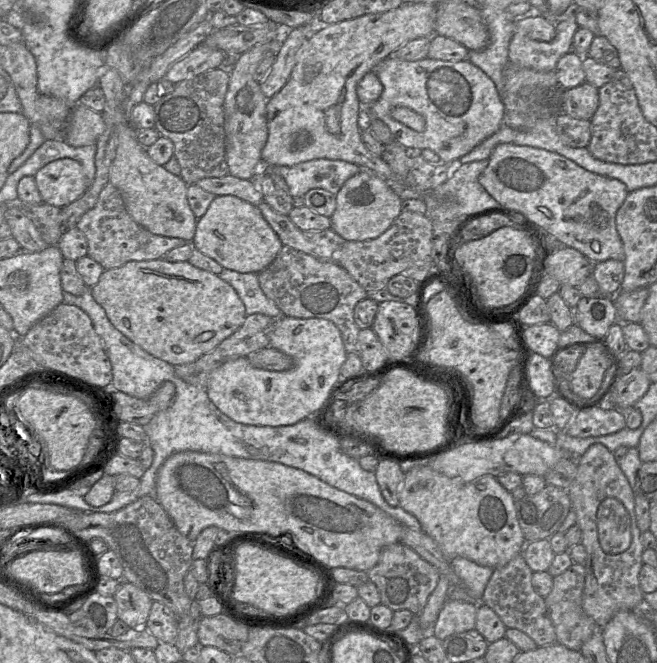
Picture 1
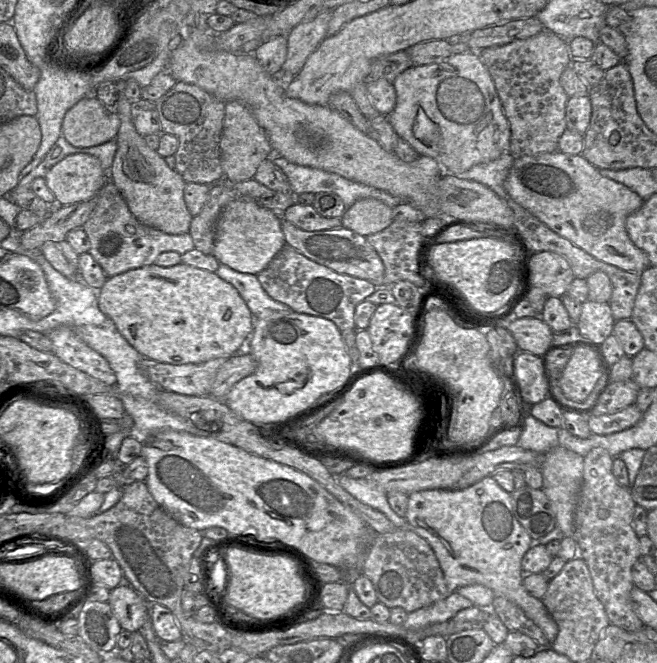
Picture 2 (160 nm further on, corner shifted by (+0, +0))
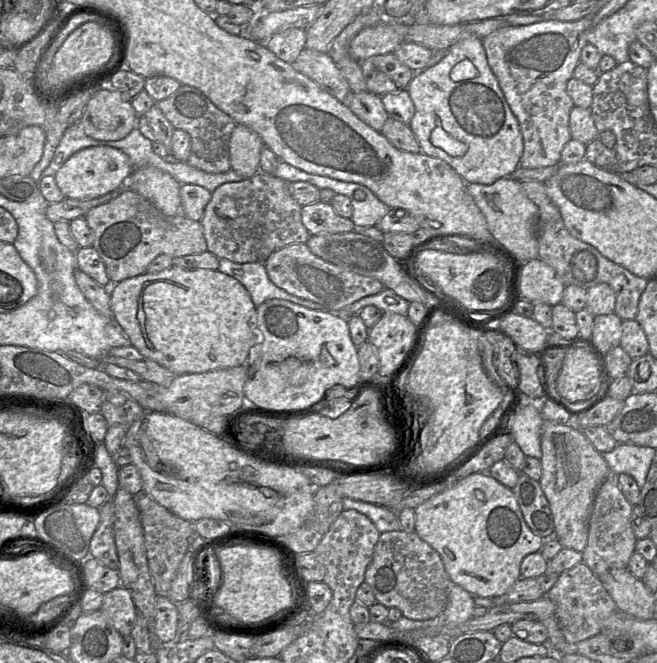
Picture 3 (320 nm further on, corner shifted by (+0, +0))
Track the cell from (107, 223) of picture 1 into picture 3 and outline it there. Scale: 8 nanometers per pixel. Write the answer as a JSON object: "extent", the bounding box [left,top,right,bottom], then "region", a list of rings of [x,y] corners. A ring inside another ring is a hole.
{"extent":[84,189,207,283],"region":[[[124,189],[109,202],[92,208],[84,219],[93,234],[92,247],[101,257],[112,283],[145,273],[149,263],[160,254],[178,258],[207,251],[200,222],[185,216],[165,215],[130,189]]]}

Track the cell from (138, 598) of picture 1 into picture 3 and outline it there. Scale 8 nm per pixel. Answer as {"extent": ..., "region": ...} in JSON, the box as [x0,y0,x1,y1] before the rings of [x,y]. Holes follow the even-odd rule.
{"extent":[100,585,137,636],"region":[[[120,585],[105,593],[100,610],[122,636],[131,634],[136,621],[137,608],[129,590]]]}

